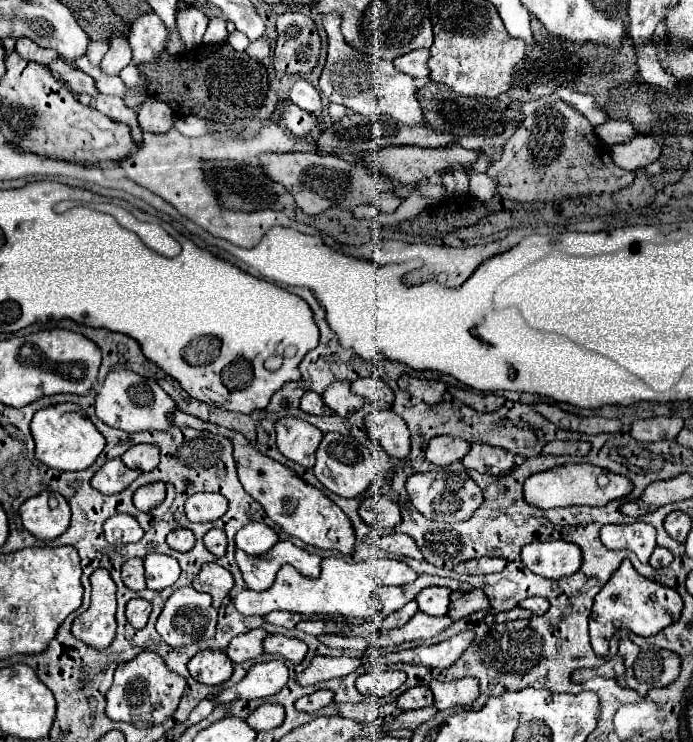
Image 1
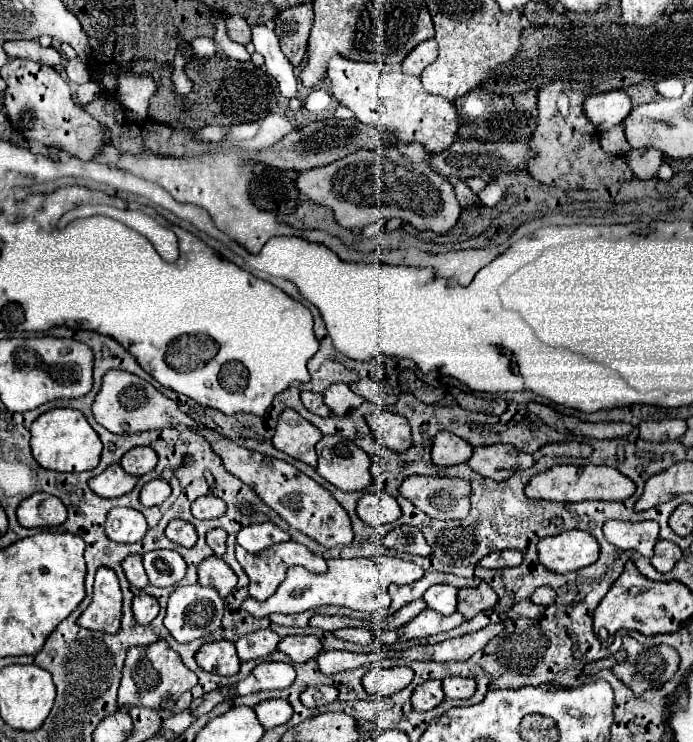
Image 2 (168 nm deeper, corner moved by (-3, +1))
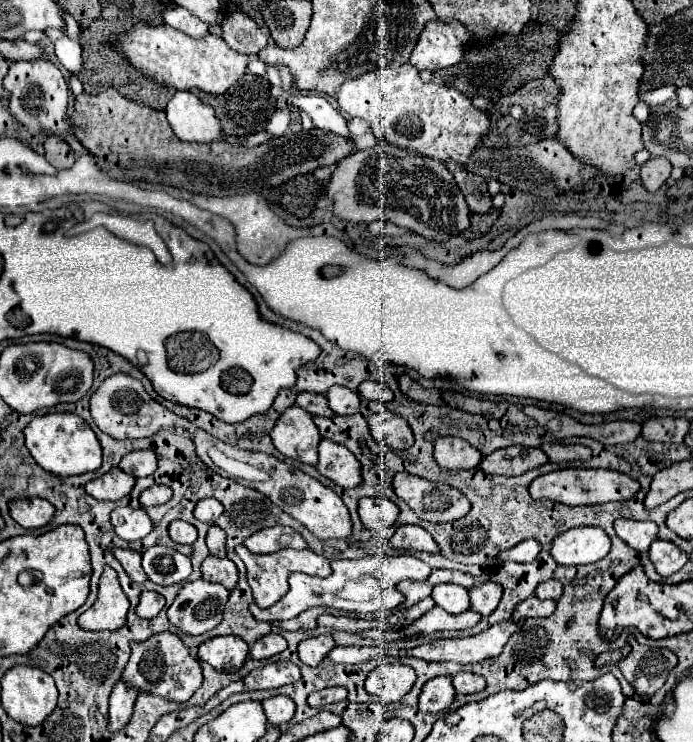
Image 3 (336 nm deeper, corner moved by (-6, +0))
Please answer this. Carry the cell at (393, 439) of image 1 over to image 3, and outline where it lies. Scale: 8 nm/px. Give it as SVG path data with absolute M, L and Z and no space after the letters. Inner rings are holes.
M383 411L369 417L373 437L391 449L409 449L413 445L413 433L405 419L395 413Z

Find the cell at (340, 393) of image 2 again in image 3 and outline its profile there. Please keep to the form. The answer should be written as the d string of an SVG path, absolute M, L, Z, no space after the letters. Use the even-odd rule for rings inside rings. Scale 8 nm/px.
M333 385L327 393L325 393L329 407L337 413L337 415L355 415L359 411L359 395L347 387L341 385Z

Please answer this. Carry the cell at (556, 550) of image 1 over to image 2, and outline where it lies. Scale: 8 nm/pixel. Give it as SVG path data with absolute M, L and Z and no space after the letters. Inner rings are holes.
M570 530L538 542L538 558L552 572L572 572L598 560L600 544L584 530Z

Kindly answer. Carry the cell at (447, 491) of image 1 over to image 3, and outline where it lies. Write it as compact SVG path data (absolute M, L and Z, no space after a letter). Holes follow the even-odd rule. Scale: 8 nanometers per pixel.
M397 473L393 489L423 521L445 523L465 517L471 511L469 499L455 487L433 483L411 473Z

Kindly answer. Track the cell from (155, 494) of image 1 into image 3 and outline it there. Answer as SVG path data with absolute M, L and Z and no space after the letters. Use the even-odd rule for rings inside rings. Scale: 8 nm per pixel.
M153 485L149 489L145 489L141 493L141 505L149 507L149 505L163 505L171 499L173 491L167 485Z

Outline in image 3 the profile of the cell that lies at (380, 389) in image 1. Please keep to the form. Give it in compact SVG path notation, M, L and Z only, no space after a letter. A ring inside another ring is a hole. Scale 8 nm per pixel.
M363 381L359 385L359 395L365 399L379 401L379 403L389 403L393 399L393 391L379 381Z

